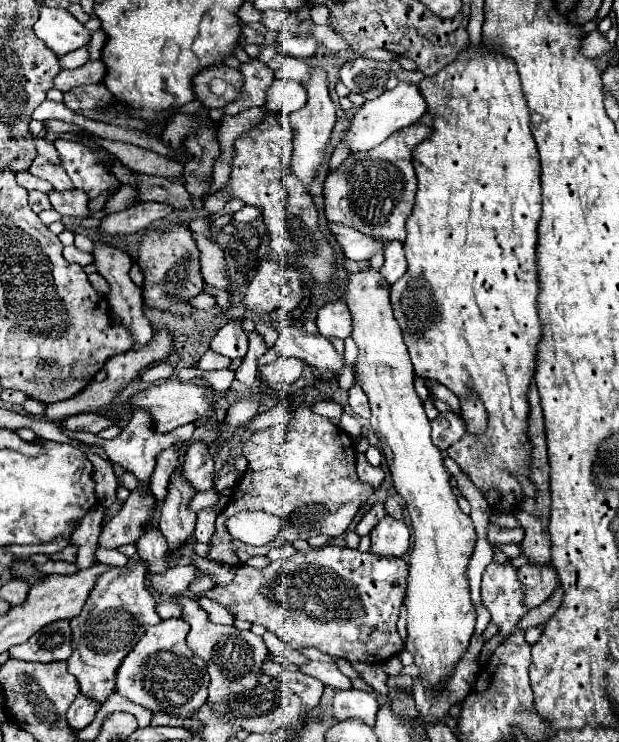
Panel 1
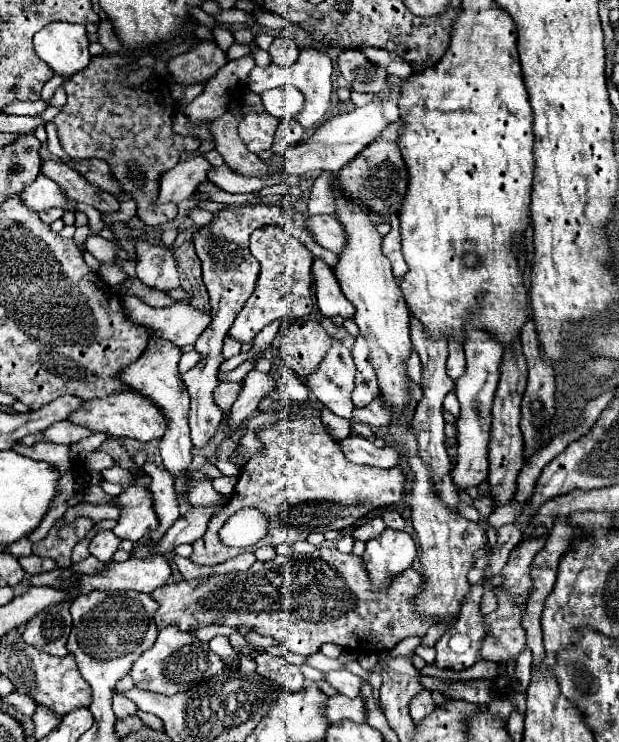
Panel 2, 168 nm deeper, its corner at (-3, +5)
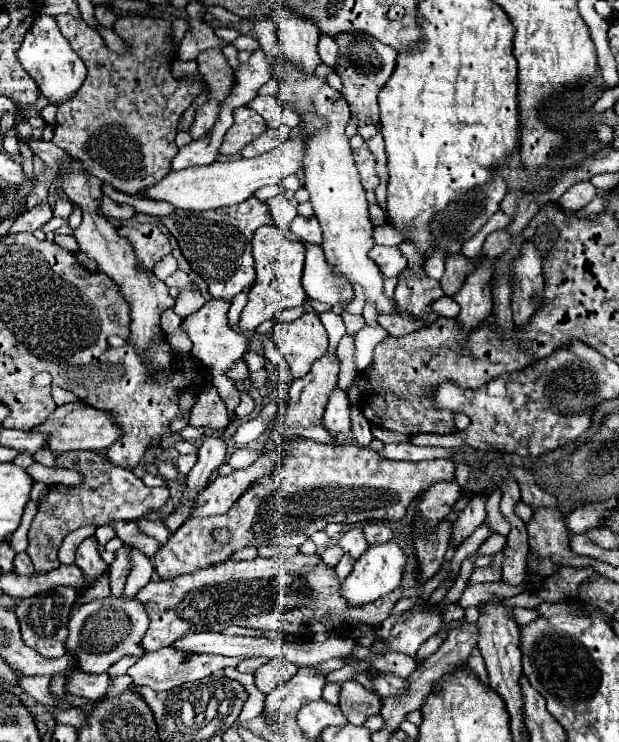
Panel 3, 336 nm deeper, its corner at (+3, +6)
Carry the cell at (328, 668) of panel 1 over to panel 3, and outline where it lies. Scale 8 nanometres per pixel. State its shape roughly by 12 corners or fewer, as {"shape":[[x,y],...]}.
{"shape":[[356,680],[342,682],[340,708],[360,726],[380,712],[376,694]]}

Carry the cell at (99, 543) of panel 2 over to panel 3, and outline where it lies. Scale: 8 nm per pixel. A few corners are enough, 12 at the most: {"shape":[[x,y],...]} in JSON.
{"shape":[[98,540],[78,546],[76,562],[86,576],[98,576],[108,564],[98,552]]}

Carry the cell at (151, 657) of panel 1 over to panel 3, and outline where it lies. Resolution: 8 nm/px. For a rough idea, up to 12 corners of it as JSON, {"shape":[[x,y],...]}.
{"shape":[[166,646],[128,668],[134,684],[172,690],[236,666],[234,657]]}

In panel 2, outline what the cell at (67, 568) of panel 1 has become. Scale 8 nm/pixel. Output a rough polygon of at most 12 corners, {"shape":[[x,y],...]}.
{"shape":[[38,555],[20,557],[28,575],[56,569],[50,559]]}

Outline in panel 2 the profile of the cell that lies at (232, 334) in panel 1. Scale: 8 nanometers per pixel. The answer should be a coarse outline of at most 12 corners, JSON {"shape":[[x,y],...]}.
{"shape":[[282,227],[256,229],[256,291],[230,335],[312,311],[312,253]]}

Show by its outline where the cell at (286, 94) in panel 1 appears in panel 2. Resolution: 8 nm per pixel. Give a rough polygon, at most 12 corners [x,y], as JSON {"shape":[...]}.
{"shape":[[292,85],[264,91],[266,113],[298,117],[302,93]]}

